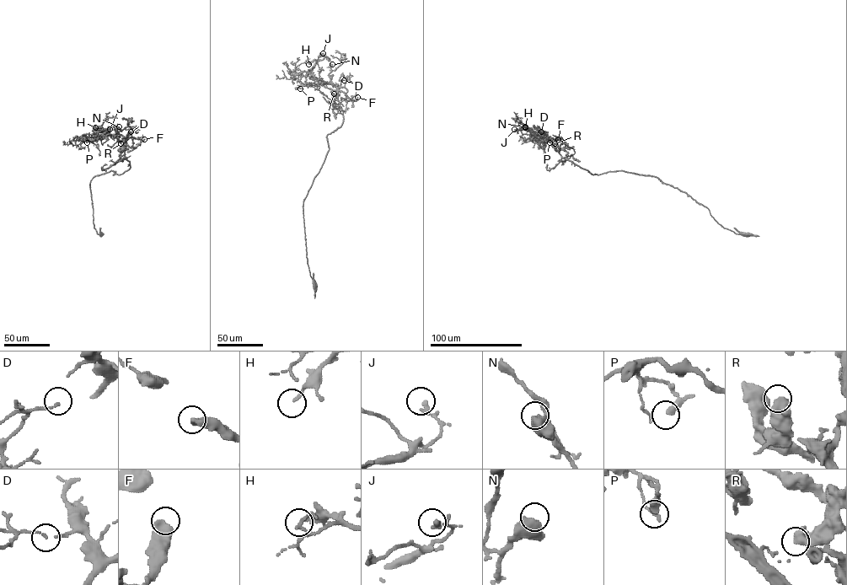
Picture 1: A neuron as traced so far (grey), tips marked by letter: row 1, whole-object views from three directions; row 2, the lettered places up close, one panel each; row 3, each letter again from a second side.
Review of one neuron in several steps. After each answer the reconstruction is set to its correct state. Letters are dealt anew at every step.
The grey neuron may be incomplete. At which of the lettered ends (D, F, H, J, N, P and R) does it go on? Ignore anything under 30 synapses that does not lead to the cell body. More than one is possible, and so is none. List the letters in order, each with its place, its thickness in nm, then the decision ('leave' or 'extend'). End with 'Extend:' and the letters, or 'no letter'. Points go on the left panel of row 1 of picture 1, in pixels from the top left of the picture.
D: (131, 131) | 80 nm | leave
F: (144, 139) | 600 nm | leave
H: (95, 127) | 140 nm | leave
J: (109, 129) | 160 nm | leave
N: (119, 126) | 650 nm | extend
P: (87, 142) | 280 nm | leave
R: (120, 143) | 650 nm | leave
Extend: N

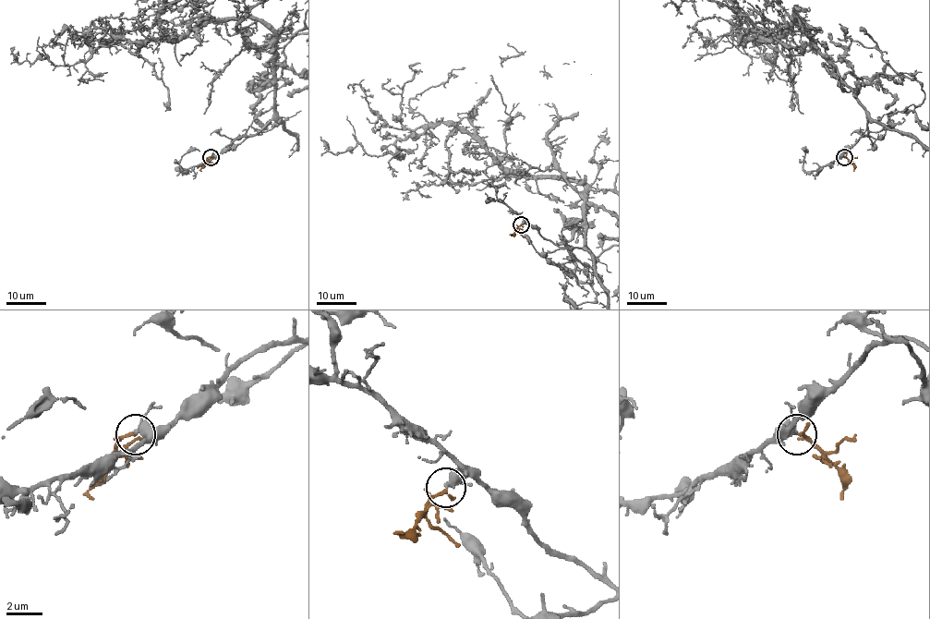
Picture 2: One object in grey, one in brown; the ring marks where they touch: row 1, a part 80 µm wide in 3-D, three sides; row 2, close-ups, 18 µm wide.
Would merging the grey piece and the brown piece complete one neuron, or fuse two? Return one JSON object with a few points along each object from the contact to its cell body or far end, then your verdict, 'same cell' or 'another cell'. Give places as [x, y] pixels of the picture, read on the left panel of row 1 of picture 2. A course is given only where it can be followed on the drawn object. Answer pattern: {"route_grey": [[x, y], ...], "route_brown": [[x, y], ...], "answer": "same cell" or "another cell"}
{"route_brown": [[211, 157], [202, 164], [201, 171]], "answer": "same cell"}

